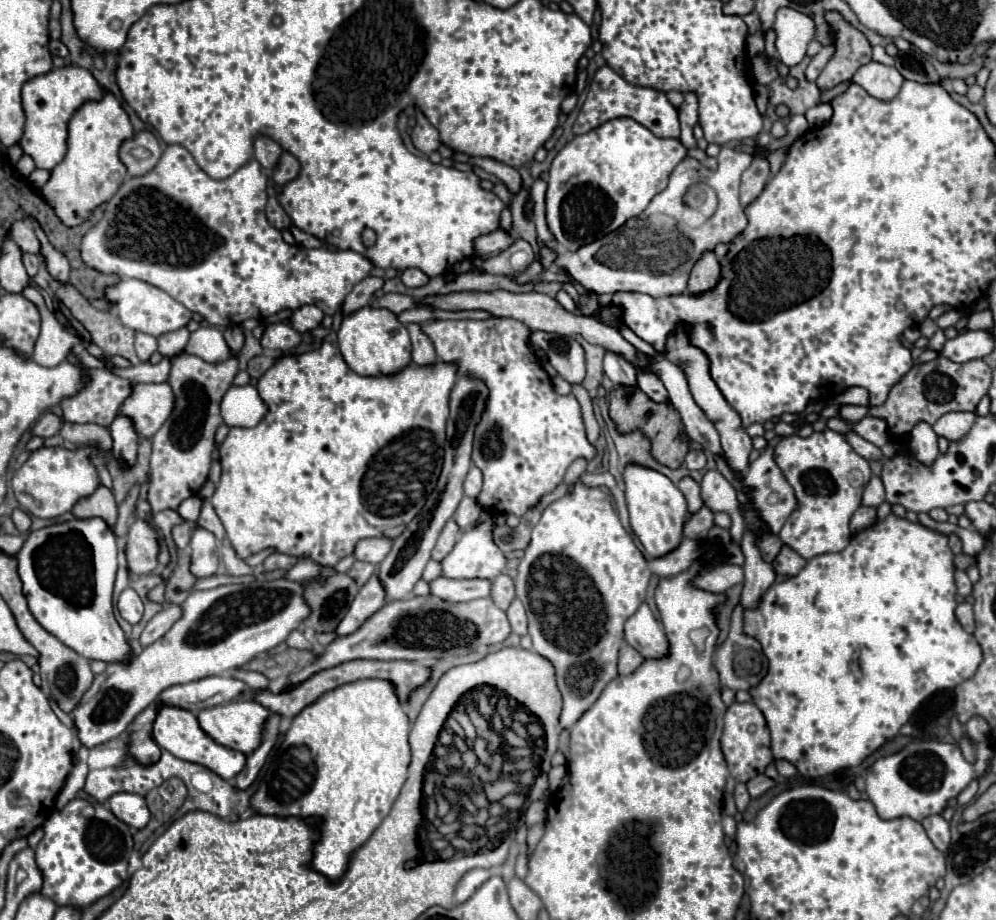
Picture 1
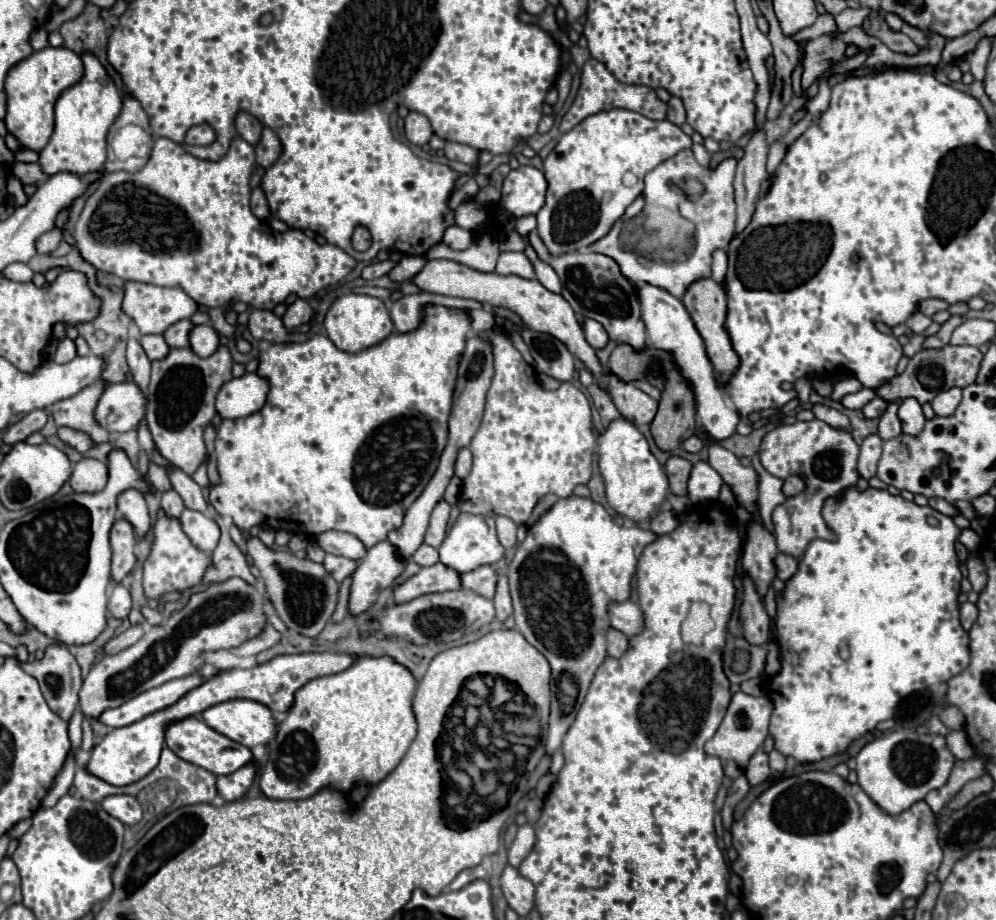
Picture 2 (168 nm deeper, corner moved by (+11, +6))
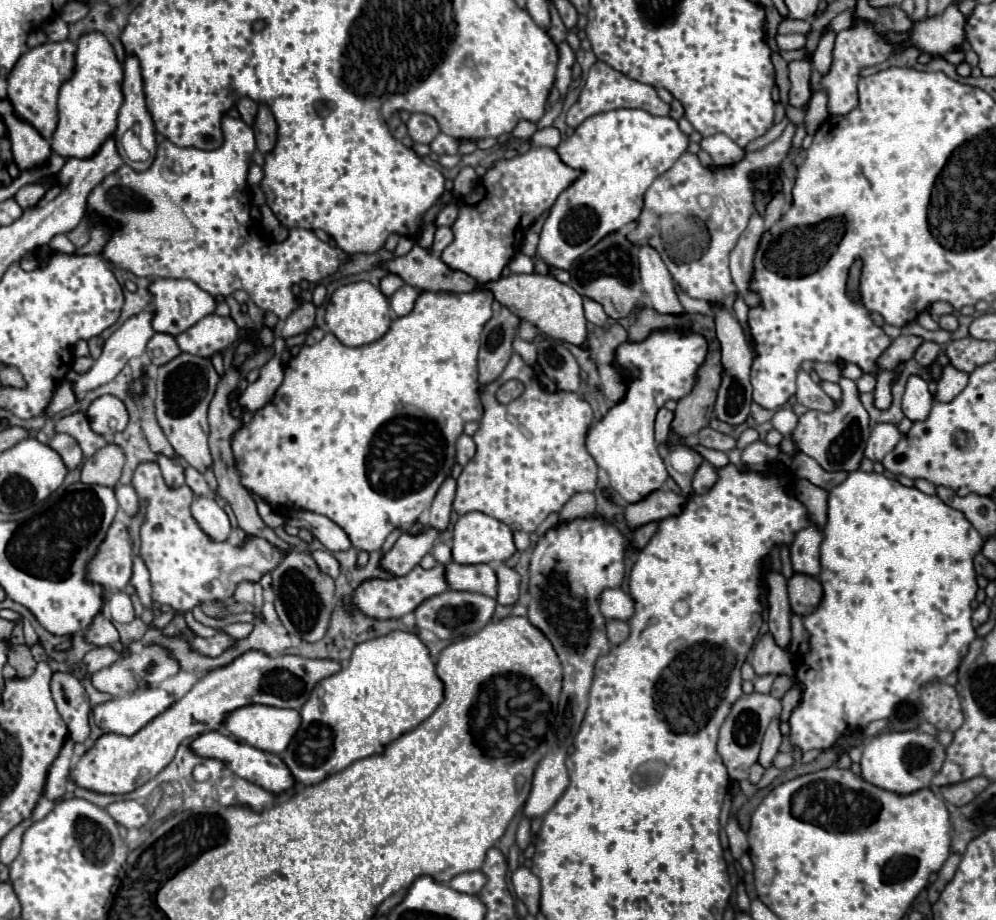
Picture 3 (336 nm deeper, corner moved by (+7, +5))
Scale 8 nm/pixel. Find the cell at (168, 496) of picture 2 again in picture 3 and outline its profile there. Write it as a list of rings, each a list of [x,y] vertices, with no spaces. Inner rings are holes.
[[[158,457],[158,465],[160,465],[162,475],[164,475],[164,481],[166,481],[166,485],[170,485],[170,489],[182,487],[182,483],[184,483],[184,473],[182,473],[180,459]]]

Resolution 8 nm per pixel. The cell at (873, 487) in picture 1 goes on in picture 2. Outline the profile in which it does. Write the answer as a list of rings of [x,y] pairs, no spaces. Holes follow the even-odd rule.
[[[870,434],[870,436],[862,442],[862,446],[860,446],[858,472],[860,472],[860,476],[864,476],[866,480],[876,474],[876,464],[878,464],[880,454],[882,454],[882,444],[884,444],[884,440],[882,440],[878,434]]]

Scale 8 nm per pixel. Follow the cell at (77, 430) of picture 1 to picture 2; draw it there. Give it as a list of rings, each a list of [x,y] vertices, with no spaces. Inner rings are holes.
[[[60,428],[58,430],[58,438],[62,440],[62,442],[66,442],[68,446],[72,446],[74,450],[78,450],[80,454],[84,454],[86,450],[90,450],[94,444],[92,444],[92,440],[84,434],[84,432],[74,432],[74,430],[70,430],[70,428]]]

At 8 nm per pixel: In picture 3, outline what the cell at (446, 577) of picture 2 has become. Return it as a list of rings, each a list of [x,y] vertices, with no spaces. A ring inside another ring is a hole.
[[[416,565],[406,577],[394,577],[394,579],[376,579],[376,581],[364,581],[356,593],[354,593],[354,603],[358,609],[376,619],[398,619],[412,609],[416,609],[424,599],[434,597],[438,593],[448,591],[448,581],[446,581],[446,569],[442,565],[436,565],[432,569],[422,569]]]

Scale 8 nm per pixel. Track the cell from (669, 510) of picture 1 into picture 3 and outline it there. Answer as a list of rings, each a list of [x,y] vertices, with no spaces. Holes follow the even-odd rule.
[[[658,331],[642,343],[622,343],[618,347],[616,363],[622,369],[636,367],[638,379],[628,381],[628,393],[624,401],[612,407],[600,423],[590,427],[586,447],[596,463],[608,473],[612,491],[618,493],[626,503],[642,501],[646,493],[654,493],[654,489],[664,487],[668,471],[652,435],[654,417],[668,399],[678,401],[690,393],[696,369],[702,365],[706,349],[708,345],[700,335],[680,335],[674,331]]]

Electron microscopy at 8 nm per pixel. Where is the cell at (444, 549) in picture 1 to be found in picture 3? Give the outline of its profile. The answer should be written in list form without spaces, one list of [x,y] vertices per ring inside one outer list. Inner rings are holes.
[[[448,477],[442,487],[438,489],[430,509],[428,509],[428,527],[438,529],[438,533],[442,533],[448,523],[450,523],[450,513],[452,513],[452,503],[454,503],[454,493],[456,493],[456,481],[452,477]]]

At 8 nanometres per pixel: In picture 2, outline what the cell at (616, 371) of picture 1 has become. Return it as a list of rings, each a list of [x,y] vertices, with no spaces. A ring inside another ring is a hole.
[[[584,318],[582,328],[584,328],[586,340],[588,340],[588,344],[590,344],[592,348],[602,348],[602,346],[606,346],[608,334],[606,334],[606,330],[602,328],[602,324],[598,324],[598,322],[592,320],[592,318]]]

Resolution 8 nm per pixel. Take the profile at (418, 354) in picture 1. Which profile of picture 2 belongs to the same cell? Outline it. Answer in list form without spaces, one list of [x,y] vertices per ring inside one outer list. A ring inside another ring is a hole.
[[[428,292],[420,294],[406,294],[398,300],[392,300],[388,304],[392,322],[398,332],[410,332],[420,324],[420,308],[422,304],[428,302],[438,302],[438,304],[452,304],[454,308],[482,308],[480,302],[476,300],[464,300],[464,298],[448,298],[448,296],[436,296]]]

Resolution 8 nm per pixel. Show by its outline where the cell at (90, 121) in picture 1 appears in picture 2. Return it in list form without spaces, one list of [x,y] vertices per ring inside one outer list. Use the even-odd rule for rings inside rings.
[[[82,52],[82,62],[84,62],[84,76],[58,96],[54,108],[56,128],[50,142],[40,152],[40,166],[48,176],[58,172],[88,174],[100,170],[106,162],[108,128],[122,110],[120,90],[108,76],[102,62],[92,52]]]

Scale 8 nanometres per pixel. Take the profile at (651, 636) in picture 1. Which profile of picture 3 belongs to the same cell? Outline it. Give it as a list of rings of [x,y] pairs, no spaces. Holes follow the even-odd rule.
[[[606,589],[600,595],[600,611],[608,621],[628,621],[634,615],[634,601],[620,589]]]

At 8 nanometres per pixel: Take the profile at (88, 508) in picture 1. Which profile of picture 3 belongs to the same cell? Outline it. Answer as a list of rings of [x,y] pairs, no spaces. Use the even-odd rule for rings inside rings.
[[[106,445],[100,451],[96,451],[94,457],[84,461],[80,481],[86,485],[114,487],[120,479],[122,465],[124,465],[124,453],[116,445]]]

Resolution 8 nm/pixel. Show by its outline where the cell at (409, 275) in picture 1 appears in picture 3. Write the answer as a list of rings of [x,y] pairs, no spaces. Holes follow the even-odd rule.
[[[390,273],[390,275],[386,275],[384,279],[382,279],[382,283],[380,283],[380,291],[386,295],[386,297],[390,297],[396,289],[400,289],[404,285],[404,281],[398,277],[398,275],[394,275],[394,273]]]

